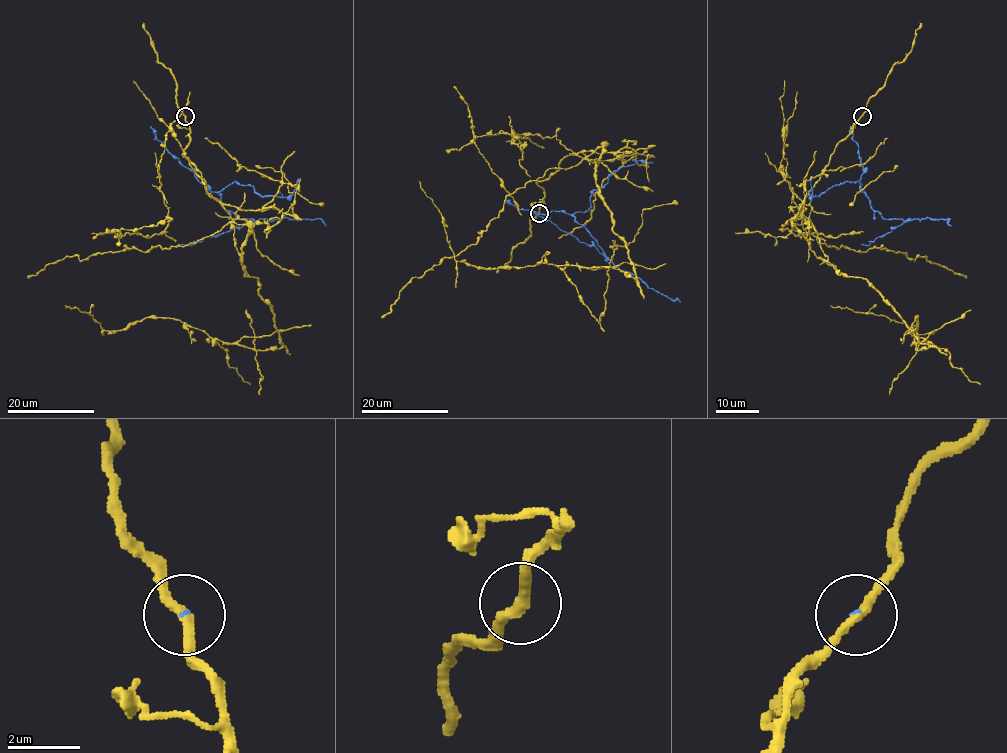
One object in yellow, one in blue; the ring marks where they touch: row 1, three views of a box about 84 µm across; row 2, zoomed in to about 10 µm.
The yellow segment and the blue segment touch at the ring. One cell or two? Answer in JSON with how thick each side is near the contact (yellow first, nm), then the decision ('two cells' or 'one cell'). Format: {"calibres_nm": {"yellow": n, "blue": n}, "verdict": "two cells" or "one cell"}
{"calibres_nm": {"yellow": 280, "blue": 60}, "verdict": "two cells"}

